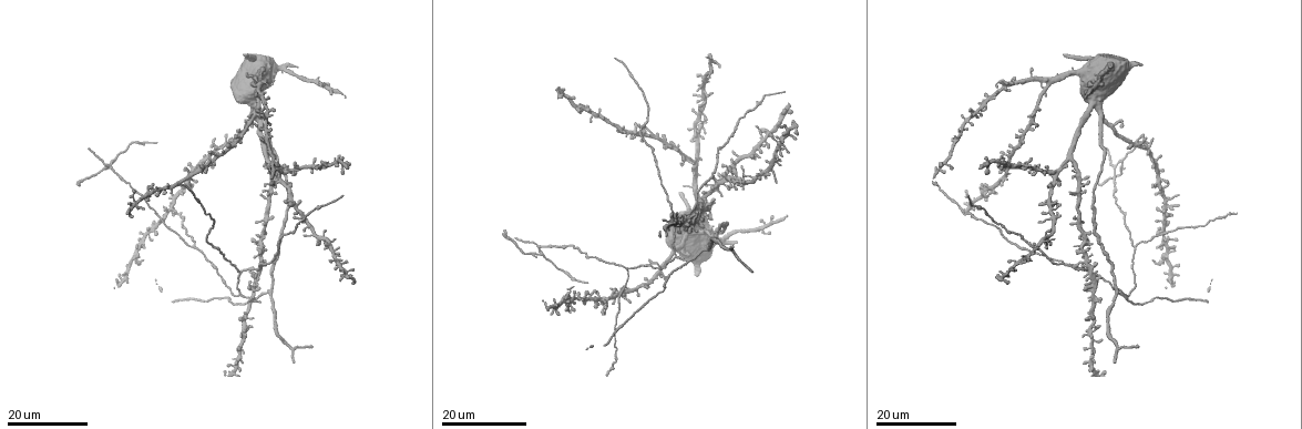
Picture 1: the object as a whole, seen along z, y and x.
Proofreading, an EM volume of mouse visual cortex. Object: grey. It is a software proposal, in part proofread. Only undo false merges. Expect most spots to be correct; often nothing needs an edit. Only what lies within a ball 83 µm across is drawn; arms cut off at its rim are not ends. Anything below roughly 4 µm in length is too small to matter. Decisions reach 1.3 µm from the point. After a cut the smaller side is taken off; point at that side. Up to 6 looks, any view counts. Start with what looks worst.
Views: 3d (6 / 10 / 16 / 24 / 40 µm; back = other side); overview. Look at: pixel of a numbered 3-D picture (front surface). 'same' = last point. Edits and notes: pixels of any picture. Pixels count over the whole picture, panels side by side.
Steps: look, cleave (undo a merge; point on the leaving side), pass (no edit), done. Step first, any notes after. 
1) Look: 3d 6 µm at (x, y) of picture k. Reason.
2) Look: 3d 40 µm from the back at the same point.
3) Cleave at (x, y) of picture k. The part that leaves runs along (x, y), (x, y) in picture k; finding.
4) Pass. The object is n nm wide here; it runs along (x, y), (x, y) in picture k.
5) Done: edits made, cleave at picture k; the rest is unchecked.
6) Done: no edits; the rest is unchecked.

Look: 3d 16 µm at (540, 253) of picture 1. Four arms meet.

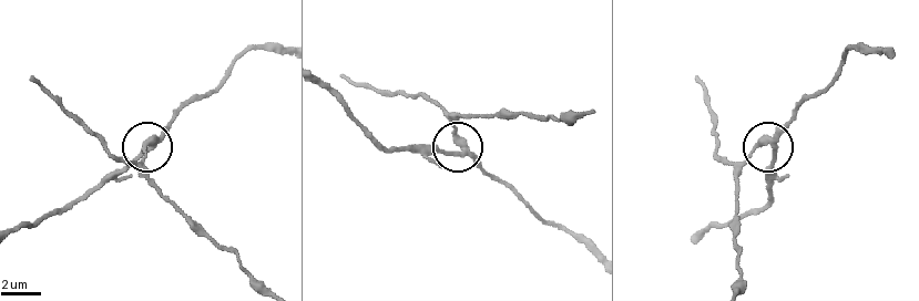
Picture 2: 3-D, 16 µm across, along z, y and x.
Look: 3d 10 µm at (777, 151) of picture 2. Zoom in.

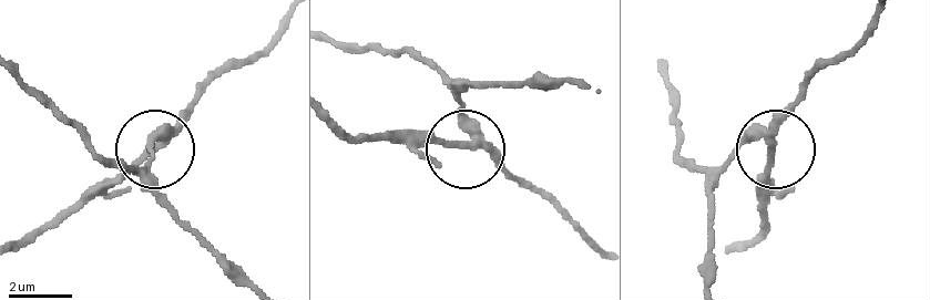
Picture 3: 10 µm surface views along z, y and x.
Cleave at (193, 103) of picture 3. The side arm is 13 µm long; the part that leaves runs along (166, 134), (214, 81), (254, 58), (286, 18) in picture 3; two neurons meet here.

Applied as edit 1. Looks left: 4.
Look: 3d 16 µm at (240, 274) of picture 1. Three-way junction.

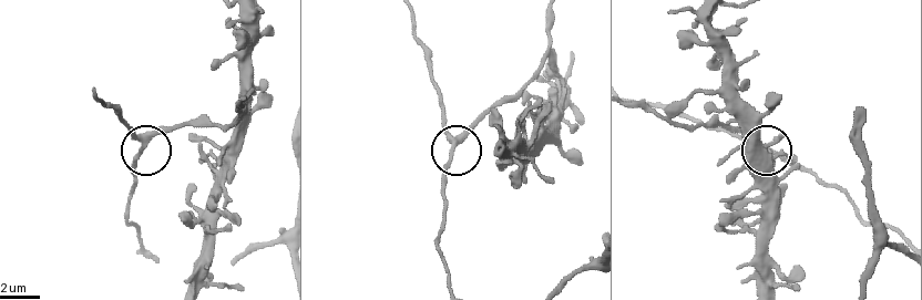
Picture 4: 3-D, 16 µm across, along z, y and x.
Look: 3d 6 µm at (146, 144) of picture 4. Zoom in.

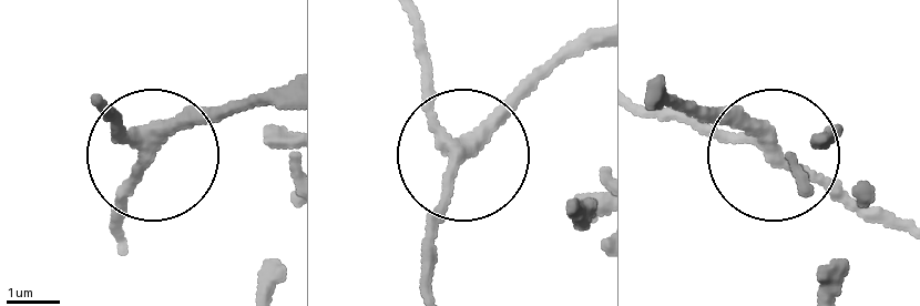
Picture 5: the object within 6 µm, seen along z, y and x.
Pass. It runs along (651, 98), (731, 115), (762, 146), (668, 115) in picture 5; continuous, no second neuron.

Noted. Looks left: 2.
Look: 3d 16 µm at (696, 202) of picture 1. Side arm on a straight run.

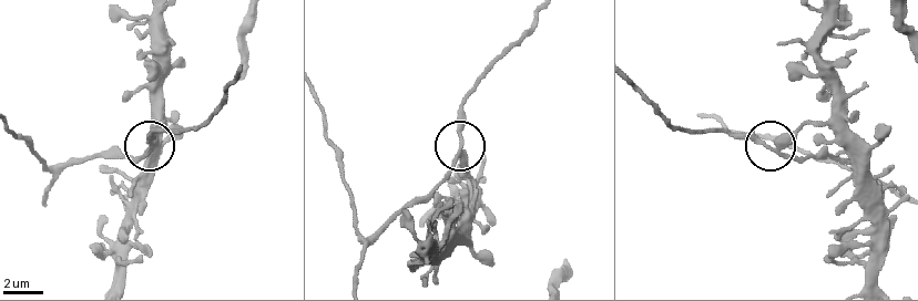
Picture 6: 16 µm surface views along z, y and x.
Look: 3d 6 µm at (458, 155) of picture 6.

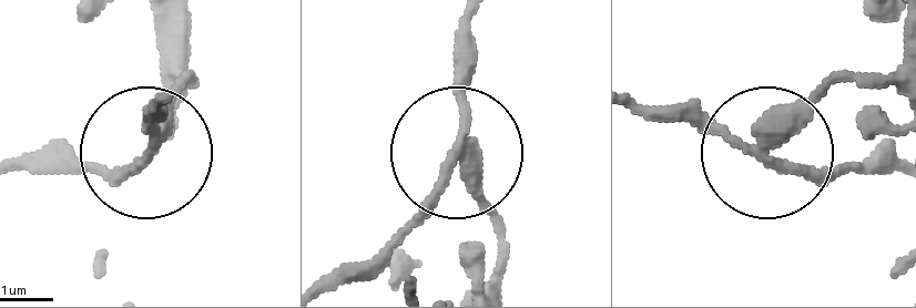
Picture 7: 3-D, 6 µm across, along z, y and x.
Pass. It runs along (186, 17), (186, 74), (148, 150), (148, 114) in picture 7; all the same neuron.

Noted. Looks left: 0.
Done: edits made, cleave at picture 3; the rest is unchecked.

